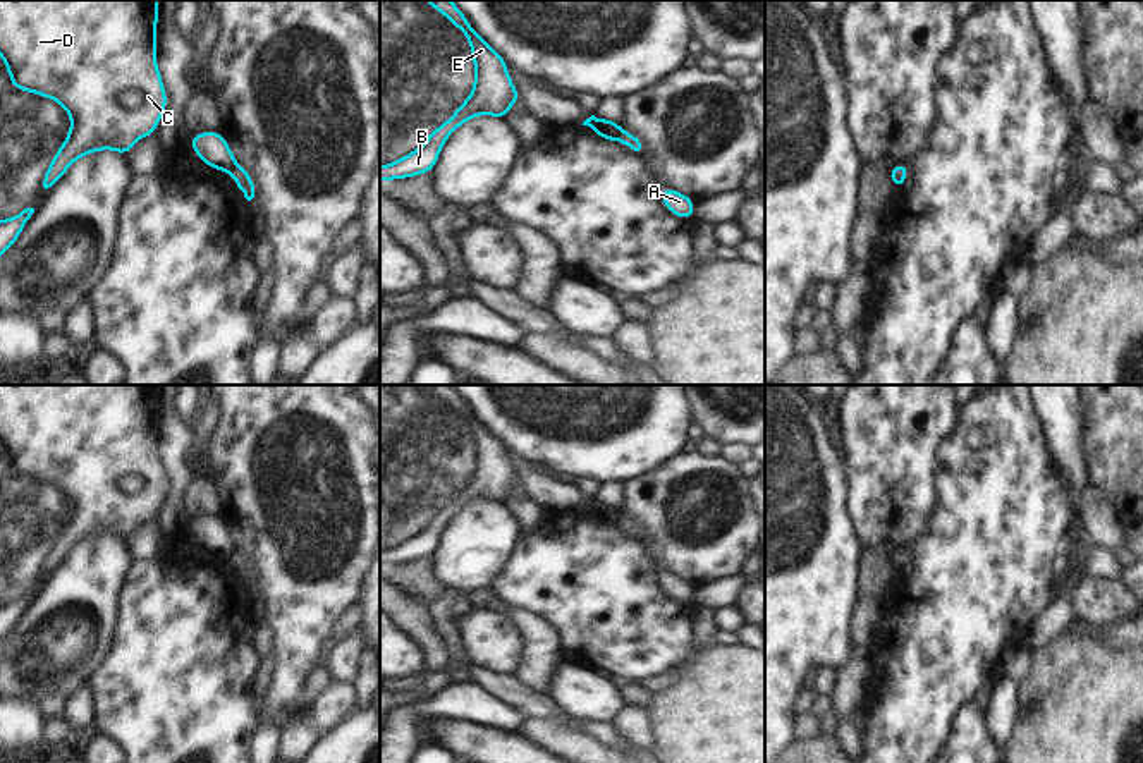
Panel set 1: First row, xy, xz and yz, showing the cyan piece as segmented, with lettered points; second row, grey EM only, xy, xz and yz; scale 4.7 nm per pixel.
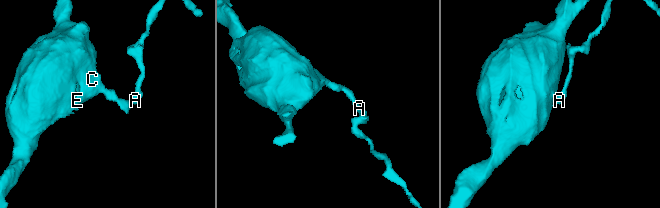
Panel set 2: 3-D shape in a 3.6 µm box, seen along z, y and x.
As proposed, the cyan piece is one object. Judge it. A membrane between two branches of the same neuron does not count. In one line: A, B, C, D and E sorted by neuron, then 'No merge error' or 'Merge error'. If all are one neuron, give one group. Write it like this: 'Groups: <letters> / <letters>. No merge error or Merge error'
Groups: A / B C D E. Merge error

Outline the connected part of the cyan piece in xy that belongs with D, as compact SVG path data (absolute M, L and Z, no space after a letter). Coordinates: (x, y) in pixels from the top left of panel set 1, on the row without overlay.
M0 385L0 442L12 473L60 488L72 504L70 516L46 553L43 572L52 572L81 541L98 534L129 540L132 529L153 521L167 491L156 454L158 385Z

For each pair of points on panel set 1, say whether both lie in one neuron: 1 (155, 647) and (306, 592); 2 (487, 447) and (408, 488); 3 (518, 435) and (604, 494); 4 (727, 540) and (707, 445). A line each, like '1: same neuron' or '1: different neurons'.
1: different neurons
2: same neuron
3: different neurons
4: different neurons

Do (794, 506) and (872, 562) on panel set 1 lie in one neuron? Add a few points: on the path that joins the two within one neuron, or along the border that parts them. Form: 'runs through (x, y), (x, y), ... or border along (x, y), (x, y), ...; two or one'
border along (863, 552), (860, 557), (856, 595); two

